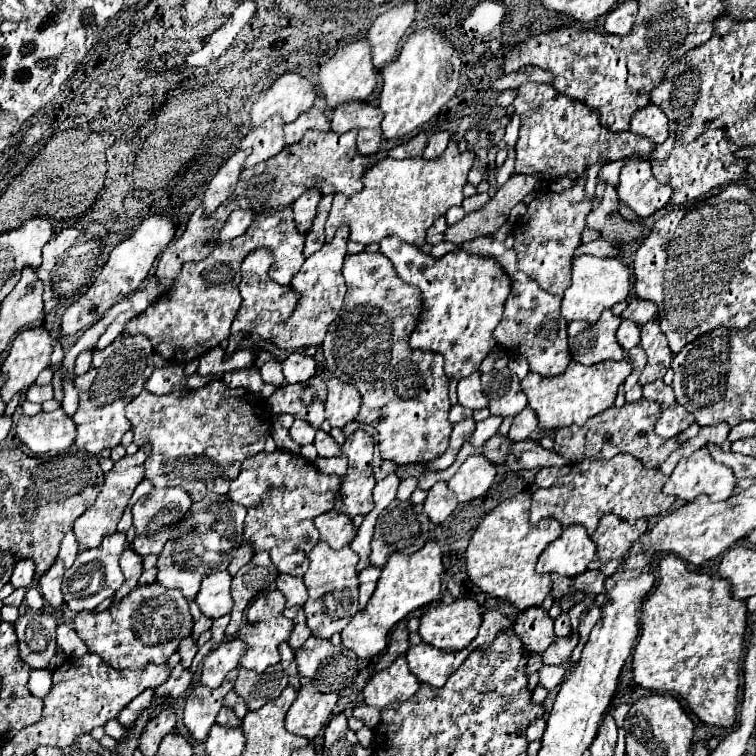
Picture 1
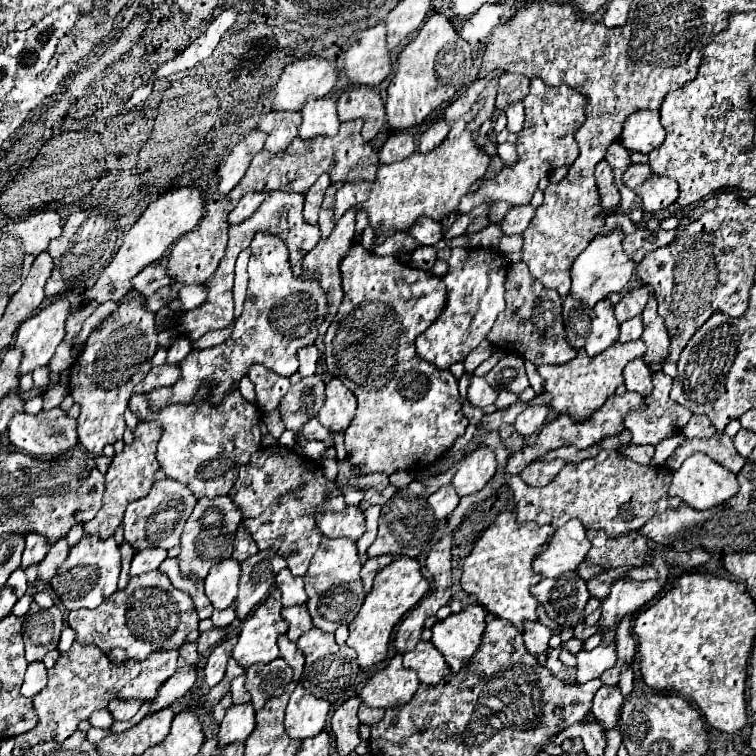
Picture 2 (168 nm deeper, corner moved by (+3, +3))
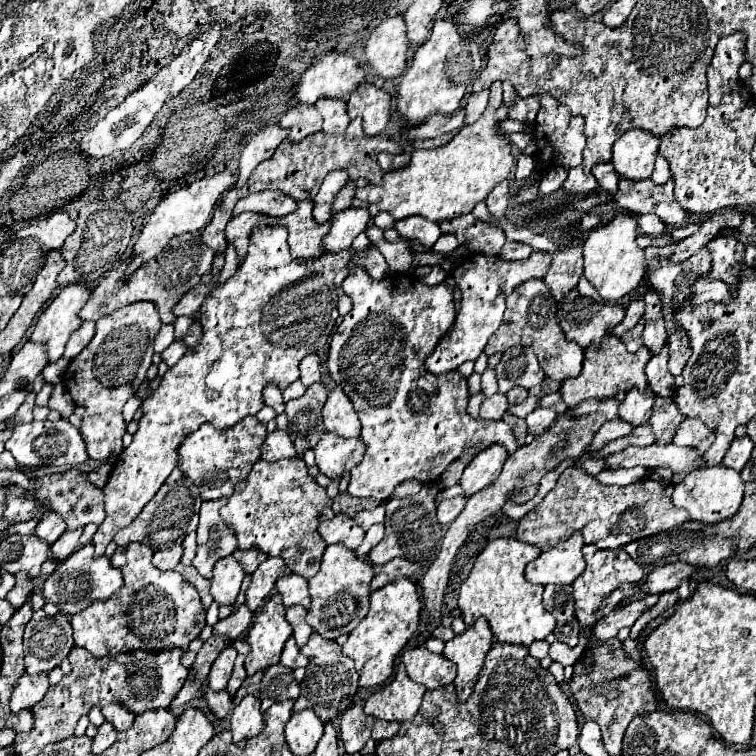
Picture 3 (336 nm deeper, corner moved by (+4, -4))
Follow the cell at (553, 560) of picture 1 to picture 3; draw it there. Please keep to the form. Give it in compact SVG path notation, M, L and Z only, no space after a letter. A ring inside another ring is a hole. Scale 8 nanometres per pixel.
M573 533L567 541L531 561L525 569L525 579L539 585L571 585L585 571L583 545L581 533Z

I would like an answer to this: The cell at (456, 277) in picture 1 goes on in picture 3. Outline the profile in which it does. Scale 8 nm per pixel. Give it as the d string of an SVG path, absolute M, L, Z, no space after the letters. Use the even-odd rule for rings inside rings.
M533 249L529 259L523 261L503 261L501 257L489 257L489 255L471 255L465 263L457 265L453 271L453 279L459 285L463 299L461 299L461 311L455 319L455 329L451 335L445 335L439 345L435 347L435 351L425 359L425 365L431 373L441 375L441 373L449 373L455 371L461 363L465 361L475 361L489 337L497 331L497 327L503 321L503 313L505 313L505 297L521 283L525 283L531 277L543 279L545 273L549 271L549 261L551 255Z

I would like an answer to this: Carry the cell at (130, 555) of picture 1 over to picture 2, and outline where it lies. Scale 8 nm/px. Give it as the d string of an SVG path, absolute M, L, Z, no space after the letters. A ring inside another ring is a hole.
M160 548L140 550L132 558L132 566L130 566L130 574L128 576L138 576L138 574L144 574L144 572L158 570L162 560L166 560L166 550L160 550Z

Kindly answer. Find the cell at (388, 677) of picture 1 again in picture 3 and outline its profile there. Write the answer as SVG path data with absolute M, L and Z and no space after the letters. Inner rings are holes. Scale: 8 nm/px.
M399 665L393 681L365 701L365 713L385 721L409 721L417 715L425 691L425 685L411 681L405 665Z

